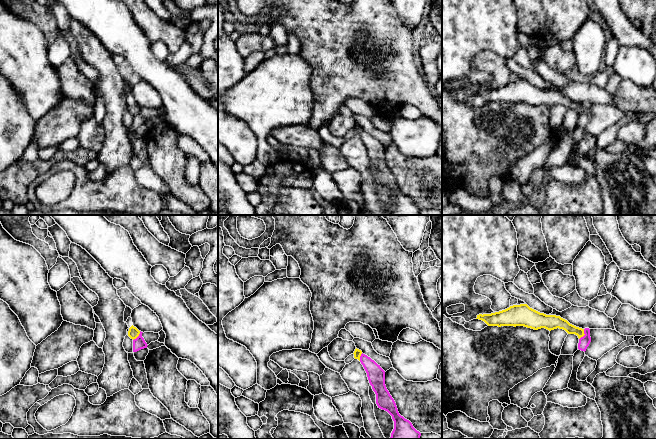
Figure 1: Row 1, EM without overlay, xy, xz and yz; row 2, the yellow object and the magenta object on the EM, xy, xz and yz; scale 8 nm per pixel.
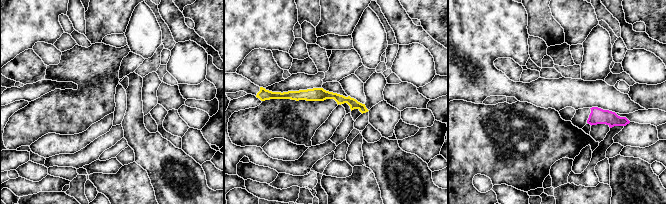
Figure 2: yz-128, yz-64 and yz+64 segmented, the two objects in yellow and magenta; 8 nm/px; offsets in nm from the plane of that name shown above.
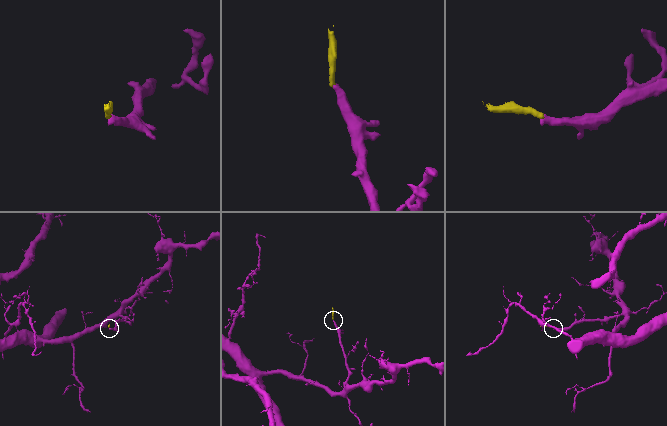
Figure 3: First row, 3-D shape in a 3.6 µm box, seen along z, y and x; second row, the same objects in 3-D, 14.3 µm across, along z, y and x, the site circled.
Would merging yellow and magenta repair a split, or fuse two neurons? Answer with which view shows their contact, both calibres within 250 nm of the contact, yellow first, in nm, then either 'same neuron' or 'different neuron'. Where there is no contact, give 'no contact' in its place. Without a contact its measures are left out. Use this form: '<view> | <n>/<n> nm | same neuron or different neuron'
yz | 100/90 nm | different neuron

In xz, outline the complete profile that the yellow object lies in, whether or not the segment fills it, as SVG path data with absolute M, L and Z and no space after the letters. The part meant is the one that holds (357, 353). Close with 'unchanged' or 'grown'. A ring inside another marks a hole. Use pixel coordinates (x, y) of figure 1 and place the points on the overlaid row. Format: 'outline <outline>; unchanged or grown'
outline M355 349L354 360L346 364L340 372L342 379L347 384L350 391L360 396L362 400L361 414L364 428L371 439L386 439L379 427L374 413L374 404L369 396L369 380L367 373L360 362L362 351Z; grown

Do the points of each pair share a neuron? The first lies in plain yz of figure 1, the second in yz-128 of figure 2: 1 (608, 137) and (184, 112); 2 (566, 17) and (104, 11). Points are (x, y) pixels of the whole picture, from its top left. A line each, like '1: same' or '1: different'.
1: same
2: same

